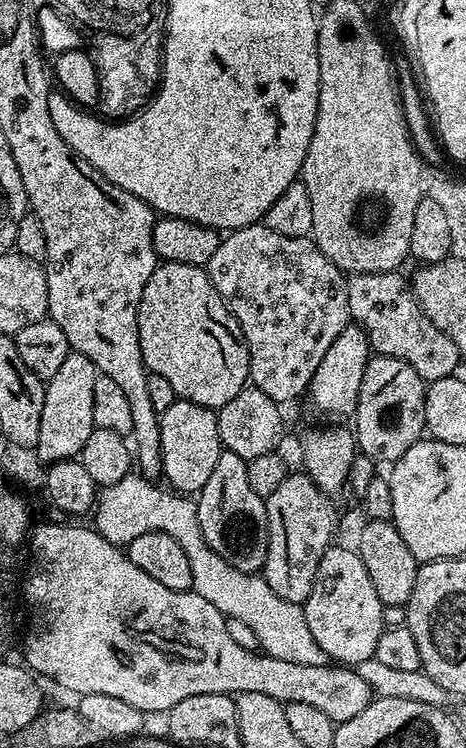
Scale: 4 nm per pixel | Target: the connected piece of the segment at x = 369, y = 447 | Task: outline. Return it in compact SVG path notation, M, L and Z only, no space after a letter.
M389 356L369 357L354 417L354 435L361 455L378 464L393 464L421 439L425 431L426 387L426 382L409 363Z

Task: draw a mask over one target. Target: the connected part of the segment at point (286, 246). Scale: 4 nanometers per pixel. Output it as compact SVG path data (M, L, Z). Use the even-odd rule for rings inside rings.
M263 222L245 224L229 232L232 233L225 235L218 250L214 250L214 258L208 260L206 271L214 290L218 290L234 318L238 318L238 326L242 326L250 354L248 379L251 387L262 390L267 396L276 392L307 393L318 362L326 358L326 350L330 350L334 338L338 338L350 322L345 273L334 266L334 262L318 250L316 241L308 236L277 234Z

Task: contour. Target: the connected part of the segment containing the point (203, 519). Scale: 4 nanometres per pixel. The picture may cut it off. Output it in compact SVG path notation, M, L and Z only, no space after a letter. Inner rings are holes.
M221 451L210 479L198 493L198 521L210 550L243 572L259 573L266 562L268 523L264 501L265 497L254 494L250 487L248 461L233 452Z

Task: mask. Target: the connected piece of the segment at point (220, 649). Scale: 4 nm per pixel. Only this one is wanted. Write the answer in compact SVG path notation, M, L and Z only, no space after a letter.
M64 522L68 524L42 524L36 527L30 534L30 545L32 544L32 560L26 574L24 582L24 596L30 608L30 628L24 638L24 656L25 665L37 675L48 677L56 682L60 687L68 692L74 693L74 696L85 696L86 694L111 694L114 698L122 698L122 702L130 702L140 712L151 714L151 712L160 712L167 714L182 698L194 698L194 694L267 694L270 698L280 701L286 705L290 702L306 702L306 706L315 706L322 710L326 718L330 718L333 724L341 724L357 714L362 714L366 706L372 699L374 693L372 687L366 683L360 676L359 671L352 666L337 666L329 662L322 666L302 666L299 662L285 662L282 658L264 655L263 651L257 650L251 652L246 650L246 646L238 646L234 638L230 638L230 630L226 630L226 618L206 598L202 598L197 592L170 590L170 586L162 586L162 582L150 578L146 570L138 570L134 562L130 562L127 551L123 547L106 542L100 532L93 527L76 526L74 522Z

